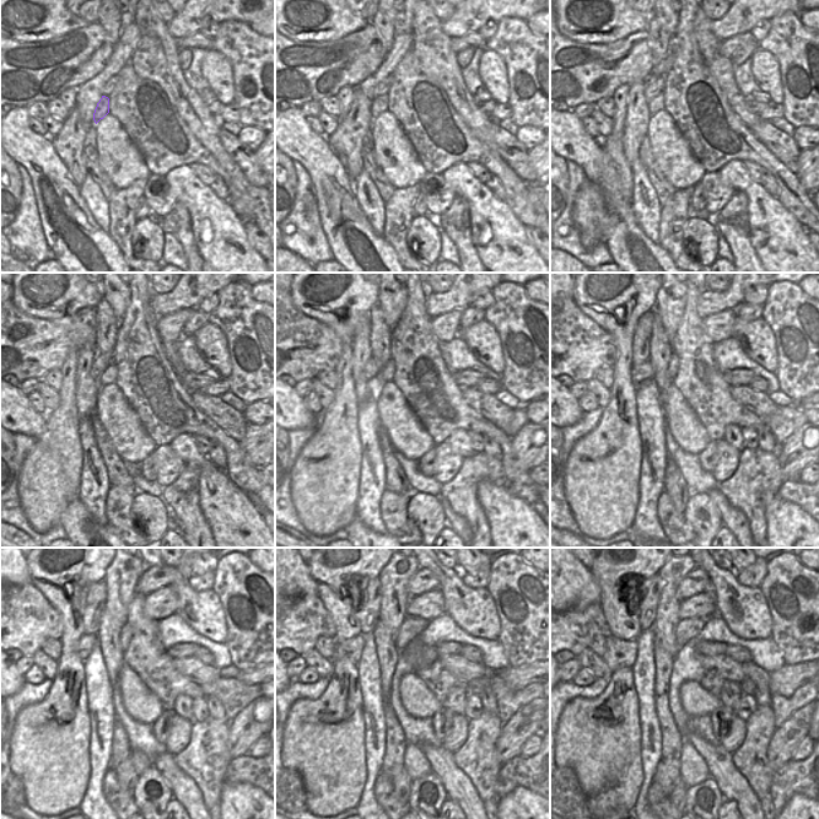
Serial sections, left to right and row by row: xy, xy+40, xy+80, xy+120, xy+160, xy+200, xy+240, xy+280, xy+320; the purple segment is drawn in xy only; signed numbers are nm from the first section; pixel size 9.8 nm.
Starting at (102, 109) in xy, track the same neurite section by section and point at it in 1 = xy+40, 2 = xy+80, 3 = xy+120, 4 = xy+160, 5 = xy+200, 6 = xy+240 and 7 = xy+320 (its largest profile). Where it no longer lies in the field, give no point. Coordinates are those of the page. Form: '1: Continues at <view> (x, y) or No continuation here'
1: Continues at xy+40 (380, 104)
2: Continues at xy+80 (657, 103)
3: Continues at xy+120 (109, 376)
4: Continues at xy+160 (387, 373)
5: Continues at xy+200 (673, 366)
6: Continues at xy+240 (125, 636)
7: Continues at xy+320 (687, 629)

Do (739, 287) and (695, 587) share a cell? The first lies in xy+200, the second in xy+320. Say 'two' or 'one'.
one

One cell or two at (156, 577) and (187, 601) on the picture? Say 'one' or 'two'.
two

